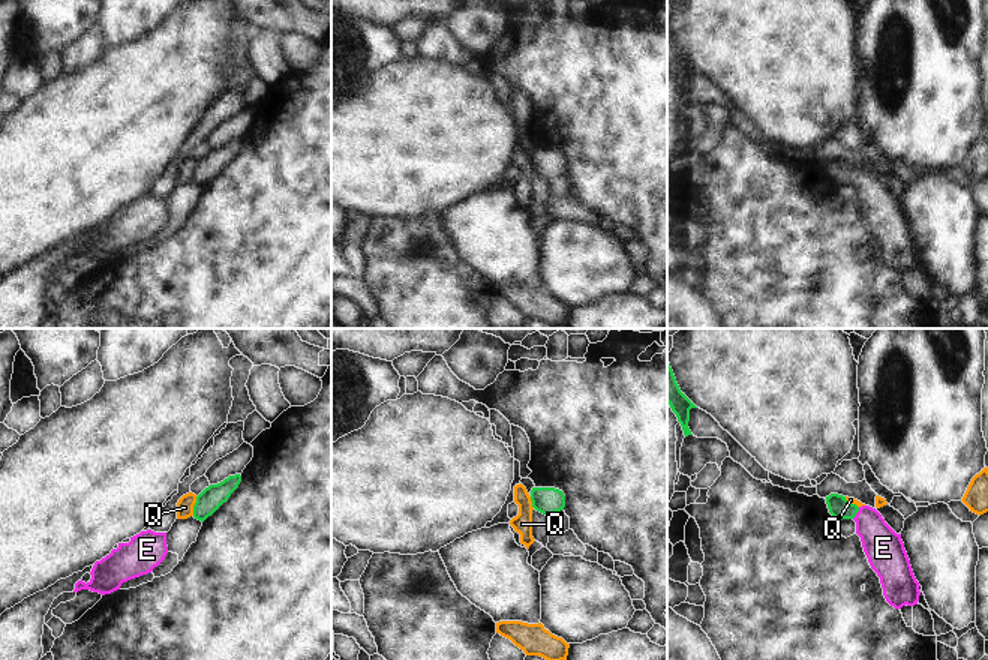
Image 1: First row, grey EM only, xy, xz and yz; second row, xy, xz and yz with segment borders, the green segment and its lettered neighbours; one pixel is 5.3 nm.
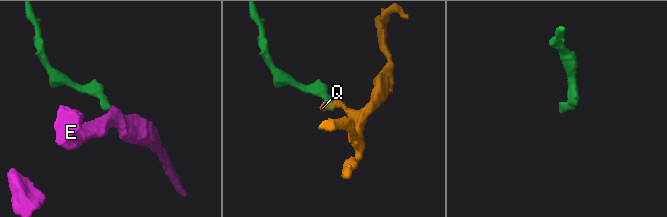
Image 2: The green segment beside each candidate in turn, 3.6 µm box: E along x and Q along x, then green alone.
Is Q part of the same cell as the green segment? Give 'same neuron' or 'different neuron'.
different neuron

